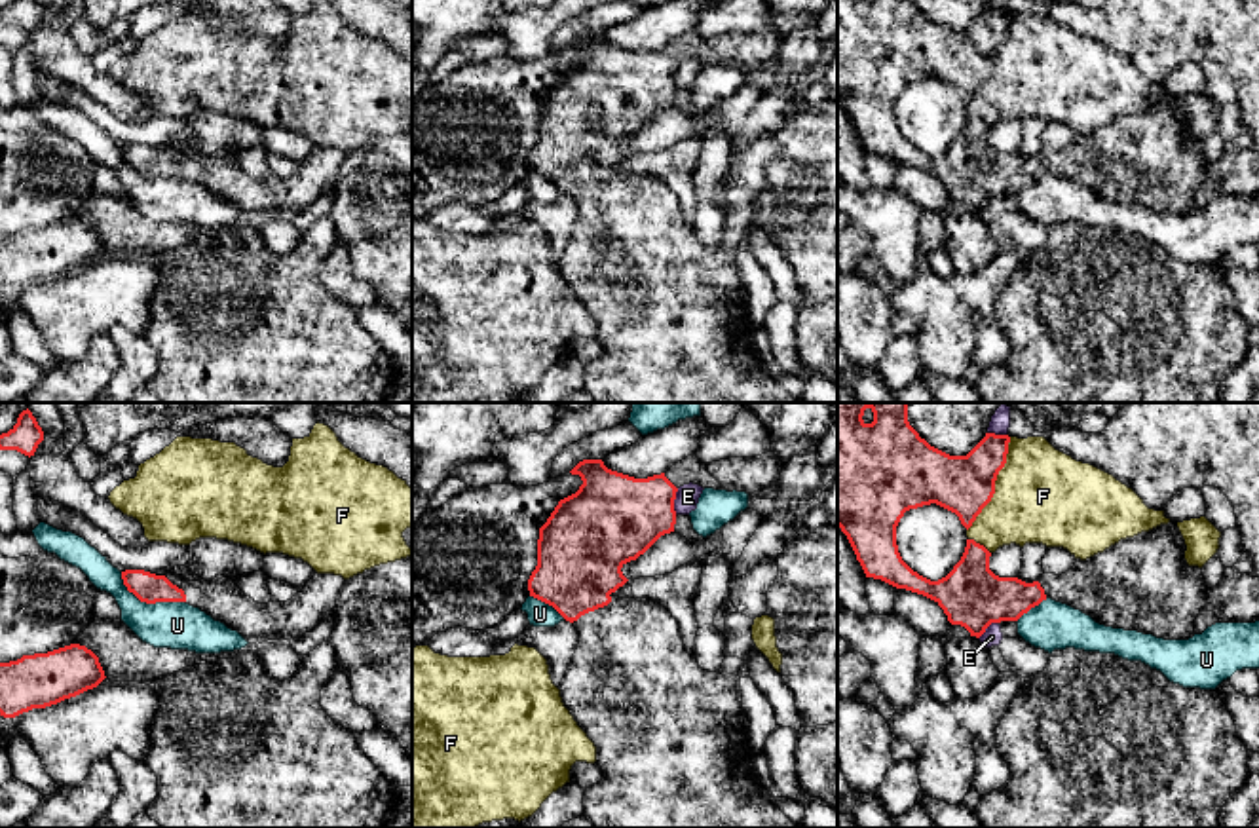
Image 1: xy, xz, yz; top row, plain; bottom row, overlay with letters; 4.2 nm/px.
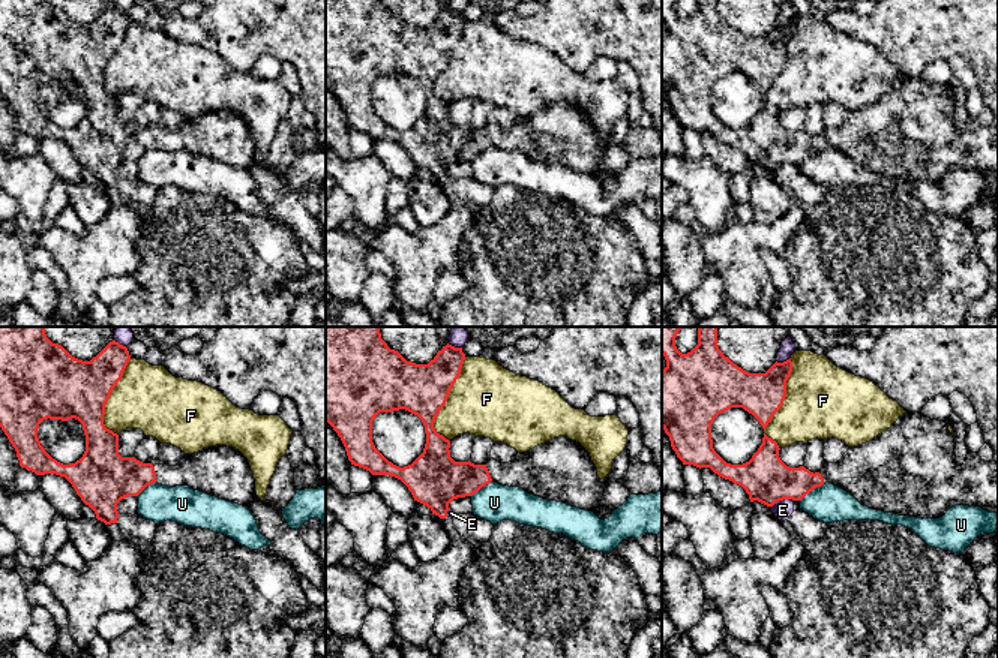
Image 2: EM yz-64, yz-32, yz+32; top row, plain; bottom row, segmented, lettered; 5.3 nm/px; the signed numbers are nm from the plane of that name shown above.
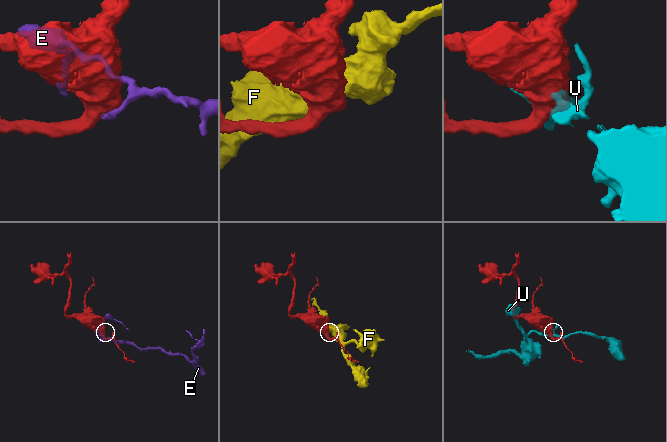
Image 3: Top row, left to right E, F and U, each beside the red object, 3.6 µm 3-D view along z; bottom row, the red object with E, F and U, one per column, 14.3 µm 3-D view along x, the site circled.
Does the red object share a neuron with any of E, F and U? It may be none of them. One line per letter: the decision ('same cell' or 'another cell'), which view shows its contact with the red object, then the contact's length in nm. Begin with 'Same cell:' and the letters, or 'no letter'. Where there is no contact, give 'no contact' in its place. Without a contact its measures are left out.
Same cell: no letter
E: another cell; contact in xz; length 110 nm
F: another cell; contact in yz; length 440 nm
U: another cell; contact in xy; length 300 nm

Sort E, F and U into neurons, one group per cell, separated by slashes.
E / F / U

